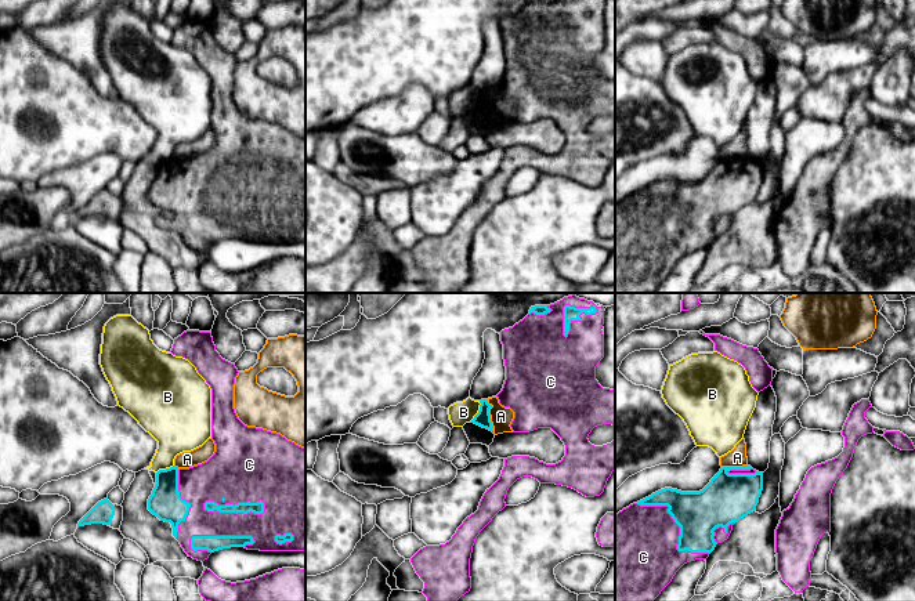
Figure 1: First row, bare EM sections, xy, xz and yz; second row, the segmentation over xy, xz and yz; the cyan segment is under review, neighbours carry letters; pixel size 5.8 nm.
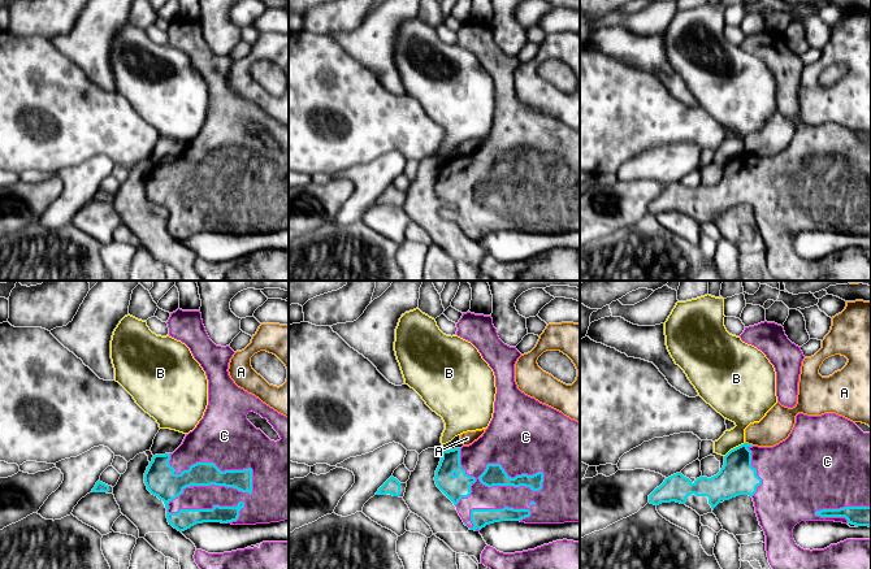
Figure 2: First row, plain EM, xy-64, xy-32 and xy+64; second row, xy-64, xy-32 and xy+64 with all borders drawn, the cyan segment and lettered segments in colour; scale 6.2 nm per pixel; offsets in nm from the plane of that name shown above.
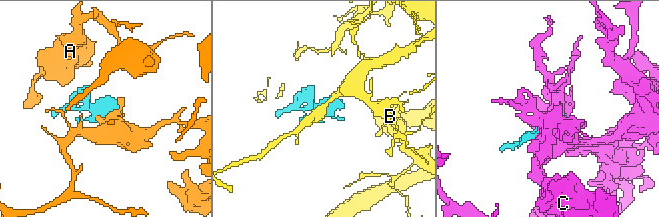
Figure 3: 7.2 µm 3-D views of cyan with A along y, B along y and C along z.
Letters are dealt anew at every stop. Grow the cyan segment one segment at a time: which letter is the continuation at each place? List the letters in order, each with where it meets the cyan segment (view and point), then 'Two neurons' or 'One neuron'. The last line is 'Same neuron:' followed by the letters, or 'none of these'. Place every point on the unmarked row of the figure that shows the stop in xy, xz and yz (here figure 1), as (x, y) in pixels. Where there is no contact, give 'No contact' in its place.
A: Touches cyan at xz (489, 105). Two neurons
B: Touches cyan at xz (478, 101). Two neurons
C: Touches cyan at xy (232, 202). One neuron
Same neuron: C

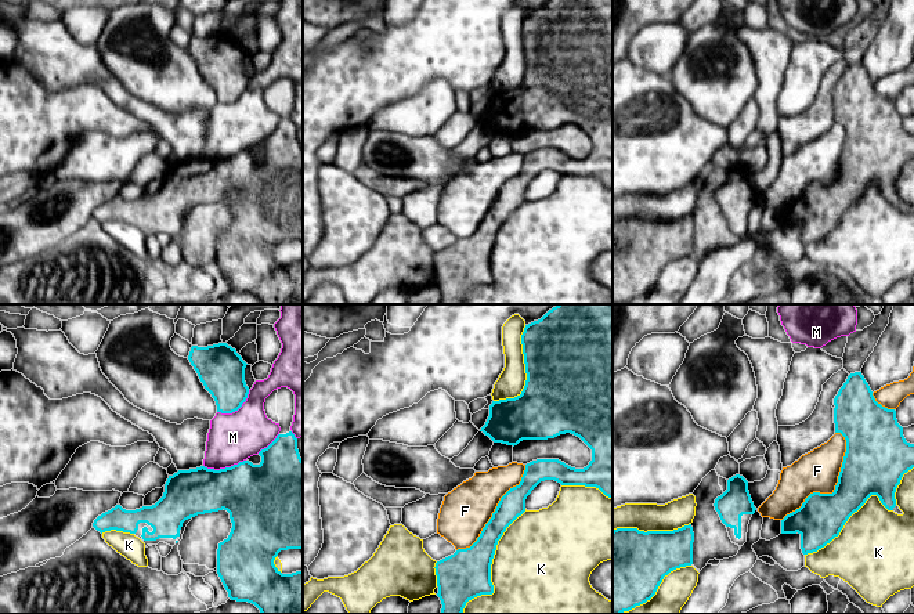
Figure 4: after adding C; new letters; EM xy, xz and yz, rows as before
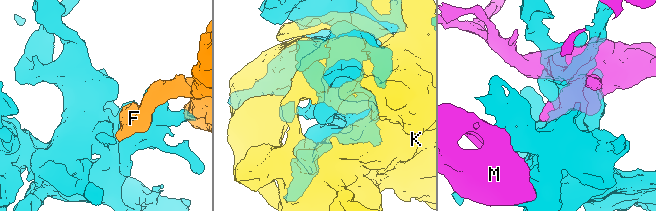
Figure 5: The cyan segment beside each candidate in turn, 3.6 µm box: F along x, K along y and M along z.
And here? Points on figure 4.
F: Touches cyan at yz (835, 179). Two neurons
K: Touches cyan at xz (490, 259). Two neurons
M: Touches cyan at xy (226, 158). Two neurons
Same neuron: none of these

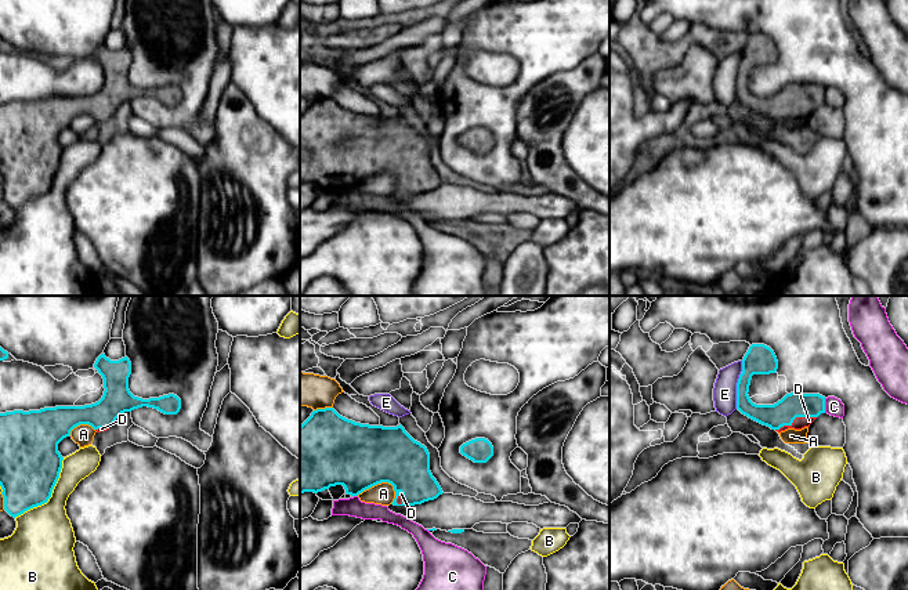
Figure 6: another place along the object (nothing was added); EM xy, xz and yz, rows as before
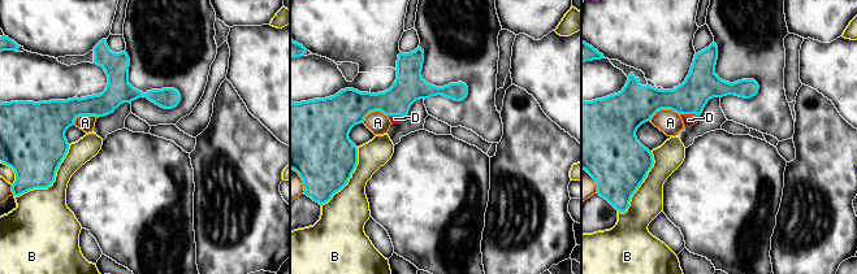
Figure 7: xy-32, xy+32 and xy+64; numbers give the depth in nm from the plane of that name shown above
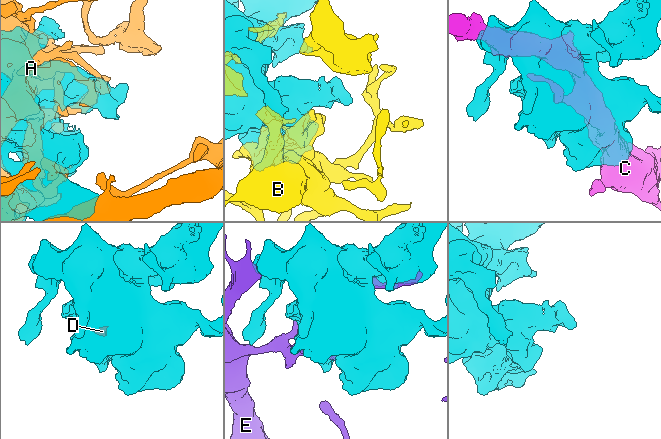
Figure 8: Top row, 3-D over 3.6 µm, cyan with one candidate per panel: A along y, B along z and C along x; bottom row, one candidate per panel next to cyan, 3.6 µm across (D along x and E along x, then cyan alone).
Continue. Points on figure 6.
A: Touches cyan at xz (376, 174). Two neurons
B: Touches cyan at xy (50, 187). Two neurons
C: Touches cyan at yz (824, 96). Two neurons
D: Touches cyan at yz (795, 108). One neuron
E: Touches cyan at yz (737, 82). Two neurons
Same neuron: D

